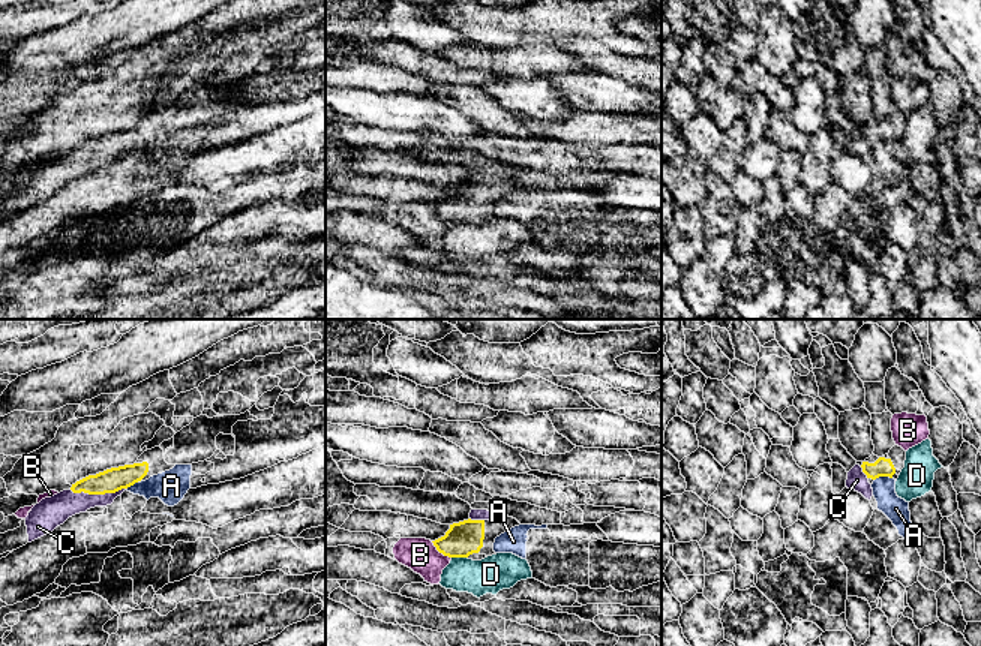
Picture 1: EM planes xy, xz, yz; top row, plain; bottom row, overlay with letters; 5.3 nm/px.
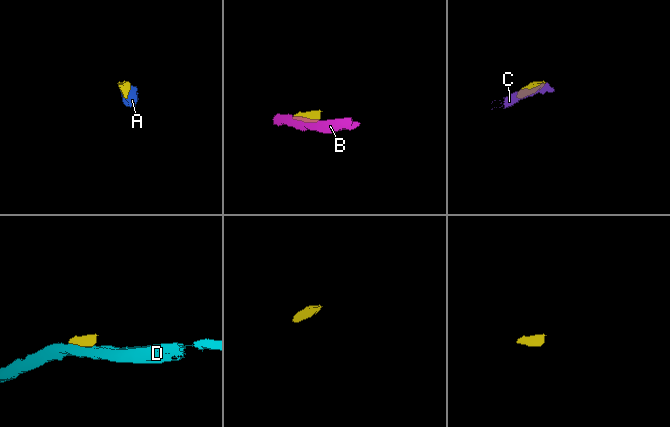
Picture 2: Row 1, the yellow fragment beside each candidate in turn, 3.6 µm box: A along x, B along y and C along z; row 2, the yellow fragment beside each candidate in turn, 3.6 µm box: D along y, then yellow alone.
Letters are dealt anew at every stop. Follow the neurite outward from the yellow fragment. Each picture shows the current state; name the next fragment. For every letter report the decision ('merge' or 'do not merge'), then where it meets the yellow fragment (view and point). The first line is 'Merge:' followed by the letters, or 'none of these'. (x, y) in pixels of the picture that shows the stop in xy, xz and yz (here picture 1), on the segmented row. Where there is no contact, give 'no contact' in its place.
Merge: C
A: do not merge | yz (882, 475)
B: do not merge | xz (440, 552)
C: merge | xy (96, 493)
D: do not merge | xz (459, 556)

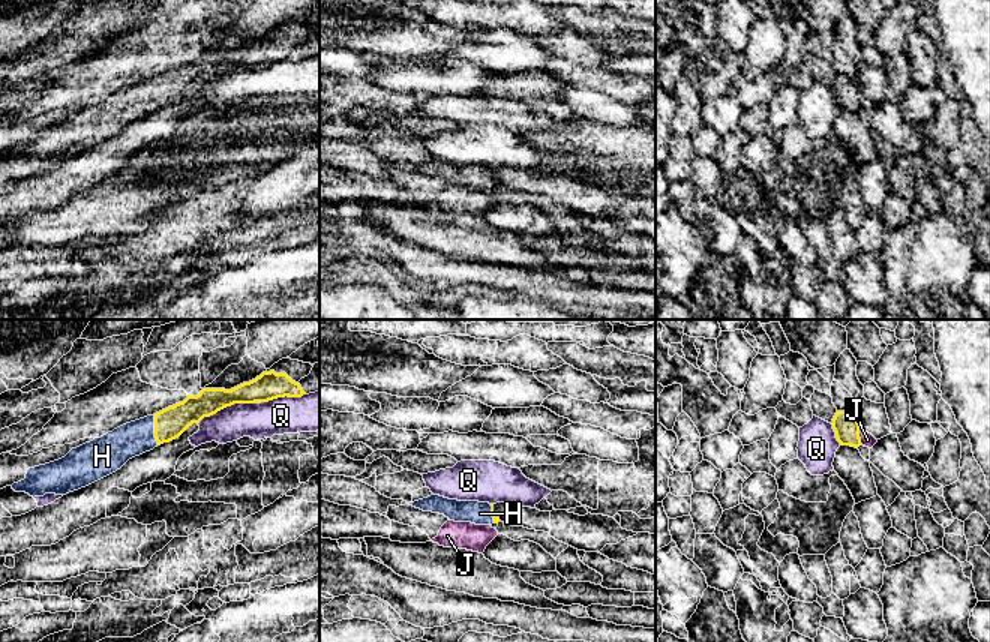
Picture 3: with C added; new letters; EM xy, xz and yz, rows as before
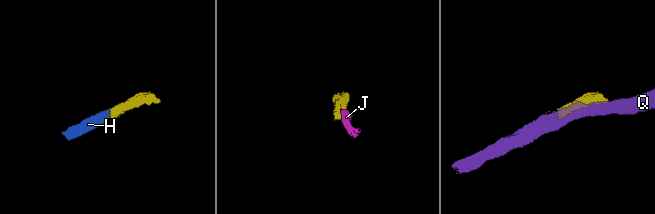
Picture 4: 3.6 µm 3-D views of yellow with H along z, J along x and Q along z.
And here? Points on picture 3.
Merge: H
H: merge | xy (155, 431)
J: do not merge | yz (858, 435)
Q: do not merge | xy (225, 407)

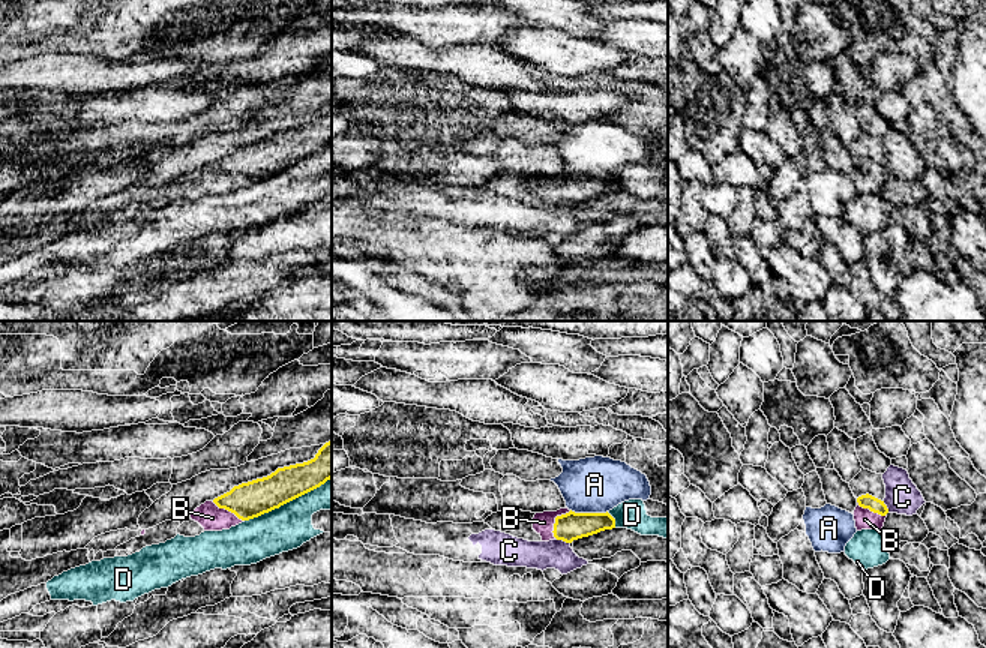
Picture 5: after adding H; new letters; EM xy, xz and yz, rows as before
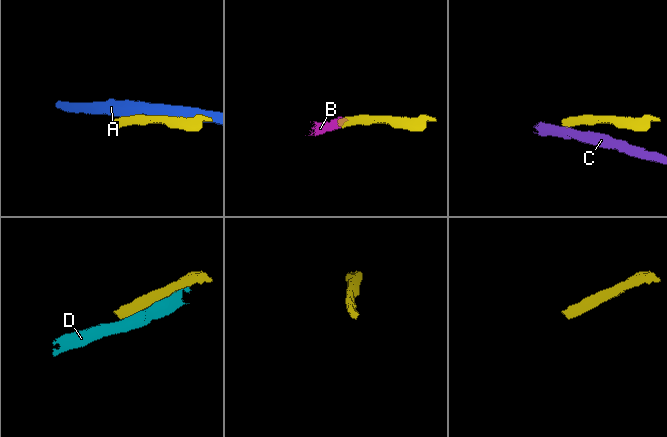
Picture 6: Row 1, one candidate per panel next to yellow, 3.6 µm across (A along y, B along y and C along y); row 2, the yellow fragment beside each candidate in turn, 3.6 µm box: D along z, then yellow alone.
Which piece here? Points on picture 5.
Merge: B
A: do not merge | xz (589, 513)
B: merge | xz (556, 521)
C: do not merge | xz (563, 540)
D: do not merge | xy (287, 501)

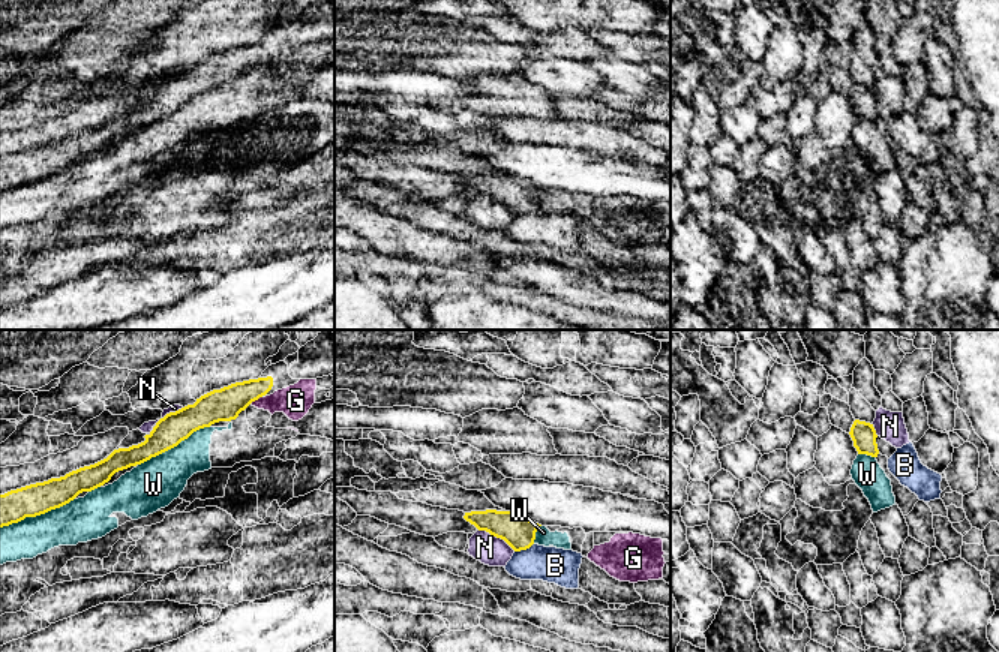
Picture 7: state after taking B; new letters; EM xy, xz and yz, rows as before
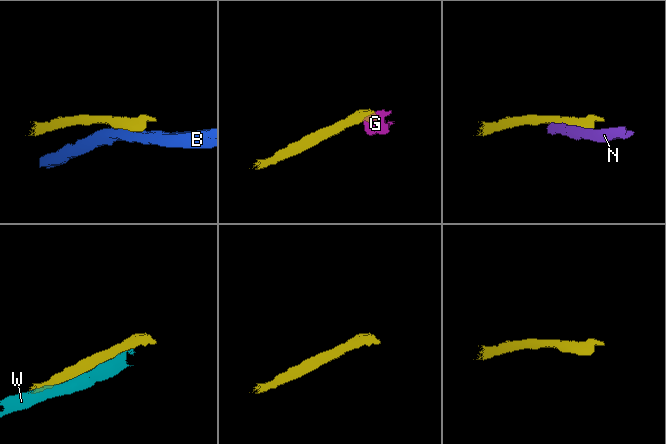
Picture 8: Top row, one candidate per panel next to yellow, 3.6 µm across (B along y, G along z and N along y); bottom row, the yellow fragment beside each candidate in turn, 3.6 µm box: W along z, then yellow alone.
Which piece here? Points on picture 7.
Merge: none of these
B: do not merge | xz (524, 549)
G: do not merge | xy (255, 399)
N: do not merge | xz (497, 537)
W: do not merge | xy (36, 514)

